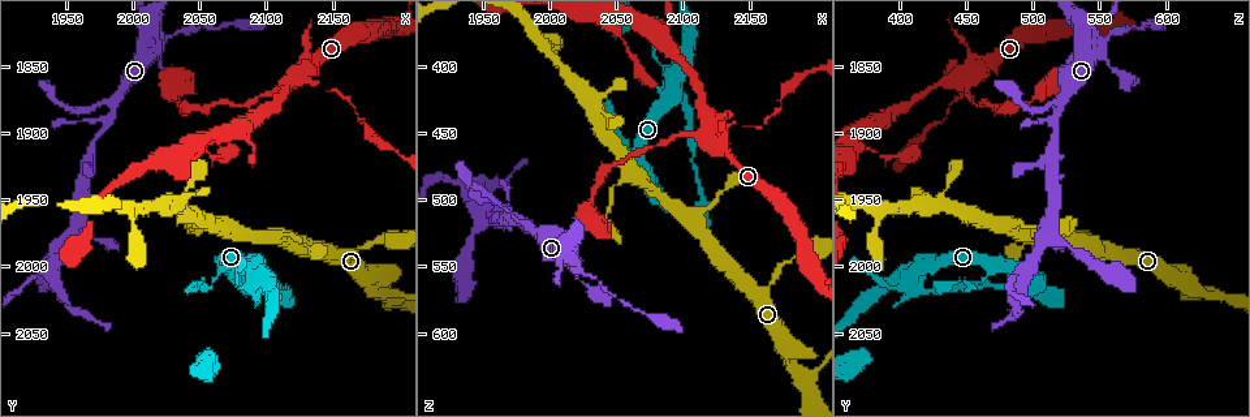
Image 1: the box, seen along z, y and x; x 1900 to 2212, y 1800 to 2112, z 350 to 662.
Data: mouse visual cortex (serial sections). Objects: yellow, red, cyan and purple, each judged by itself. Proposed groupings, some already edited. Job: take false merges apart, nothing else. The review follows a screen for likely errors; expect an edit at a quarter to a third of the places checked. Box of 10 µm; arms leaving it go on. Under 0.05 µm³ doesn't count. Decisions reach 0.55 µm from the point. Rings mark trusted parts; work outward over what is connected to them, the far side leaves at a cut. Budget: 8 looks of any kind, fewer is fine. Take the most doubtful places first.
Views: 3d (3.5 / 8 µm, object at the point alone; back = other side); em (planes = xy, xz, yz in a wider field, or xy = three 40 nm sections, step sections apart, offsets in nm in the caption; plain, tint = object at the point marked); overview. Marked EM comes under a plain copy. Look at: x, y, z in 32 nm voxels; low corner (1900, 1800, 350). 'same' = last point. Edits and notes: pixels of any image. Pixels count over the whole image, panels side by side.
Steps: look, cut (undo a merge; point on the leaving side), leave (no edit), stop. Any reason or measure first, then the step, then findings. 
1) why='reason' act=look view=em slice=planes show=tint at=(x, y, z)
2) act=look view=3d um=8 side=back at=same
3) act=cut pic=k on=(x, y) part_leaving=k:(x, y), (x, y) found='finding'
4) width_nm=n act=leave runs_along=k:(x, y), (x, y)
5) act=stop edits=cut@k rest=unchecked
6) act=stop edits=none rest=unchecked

why='four or more arms meet' act=look view=3d um=3.5 at=(2126, 1854, 452)

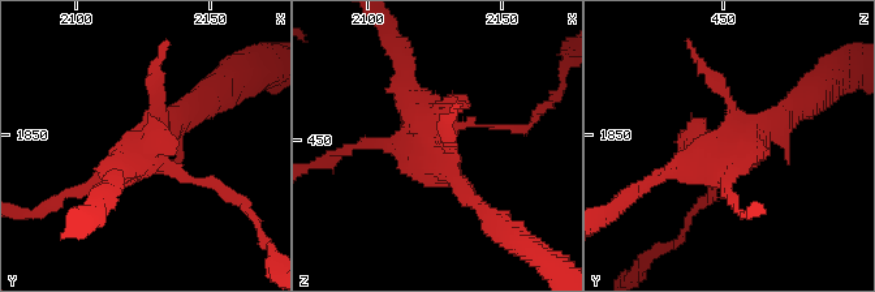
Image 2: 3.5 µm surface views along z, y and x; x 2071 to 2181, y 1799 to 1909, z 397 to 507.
why='now the EM' act=look view=em slice=xy step=2 show=tint at=(2125, 1855, 454)

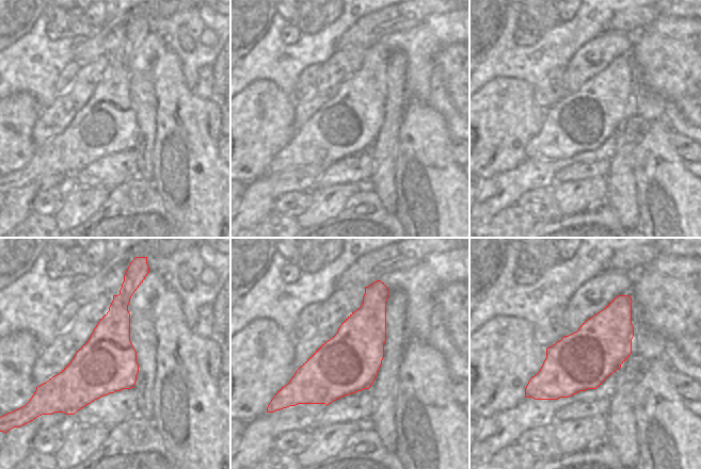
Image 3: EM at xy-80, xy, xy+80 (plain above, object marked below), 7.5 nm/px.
act=look view=em slice=xy step=5 show=tint at=same

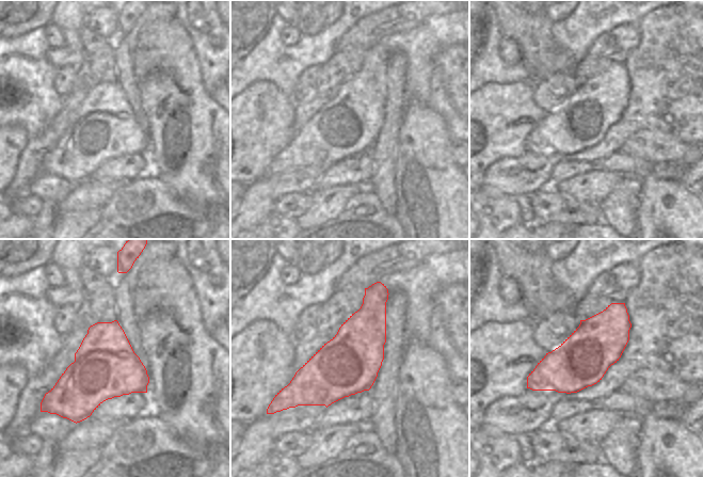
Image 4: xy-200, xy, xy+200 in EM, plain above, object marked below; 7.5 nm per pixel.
act=leave runs_along=2:(477, 205), (404, 78) found='all the same cell'

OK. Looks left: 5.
why='branch point' act=look view=3d um=3.5 at=(1984, 1878, 522)

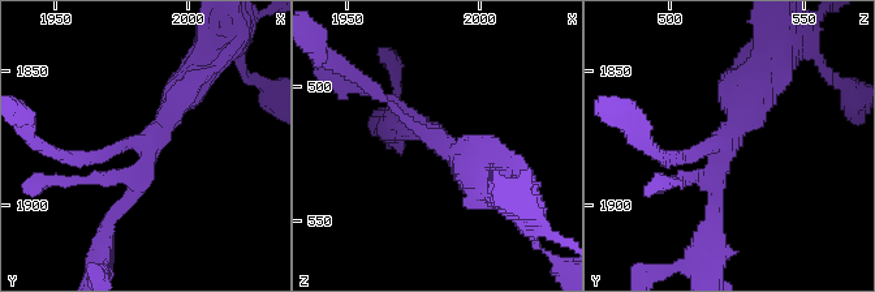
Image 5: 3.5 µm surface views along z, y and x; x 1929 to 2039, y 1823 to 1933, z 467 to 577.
why='now the EM' act=look view=em slice=xy step=2 show=tint at=(1985, 1877, 520)

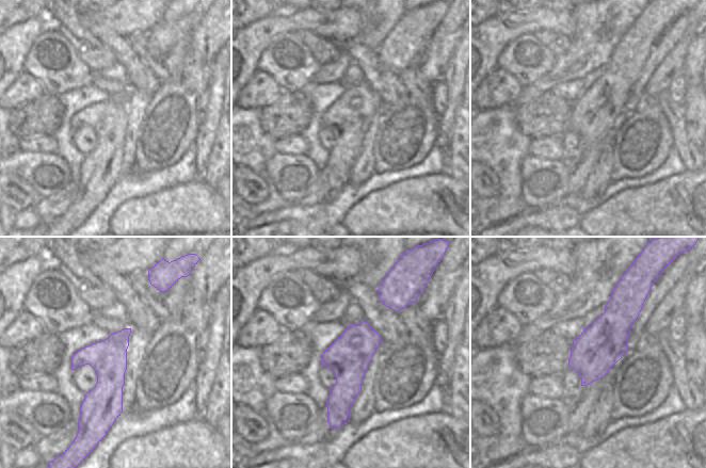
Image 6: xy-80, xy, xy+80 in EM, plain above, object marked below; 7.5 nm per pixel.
act=leave runs_along=6:(128, 331), (110, 355), (102, 425) found='all the same cell'

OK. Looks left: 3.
why='three-way junction' act=look view=3d um=3.5 at=(1958, 1974, 514)

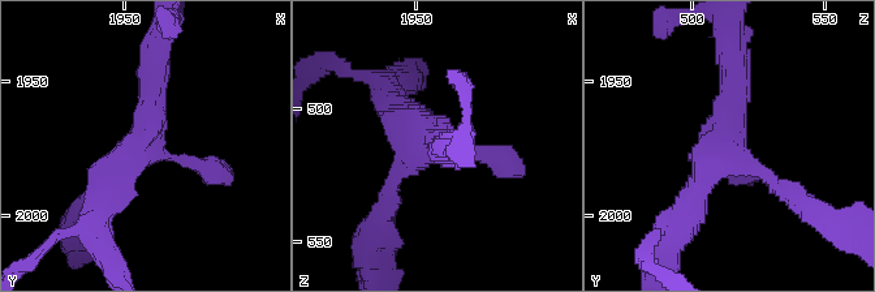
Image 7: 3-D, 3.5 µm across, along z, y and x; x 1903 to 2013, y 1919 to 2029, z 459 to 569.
why='need the tissue' act=look view=em slice=xy step=5 show=tint at=(1956, 1974, 512)

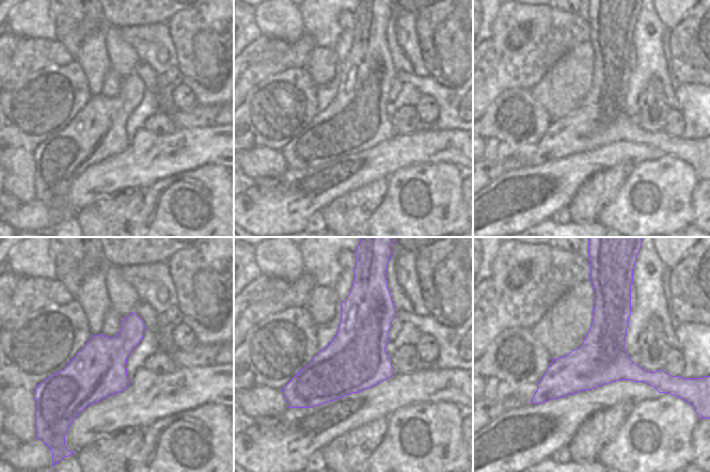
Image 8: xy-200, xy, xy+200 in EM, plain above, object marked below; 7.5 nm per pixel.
act=leave runs_along=7:(156, 64), (149, 132), (100, 207) found='continuous, no second cell'

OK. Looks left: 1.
act=stop edits=none rest=unchecked

